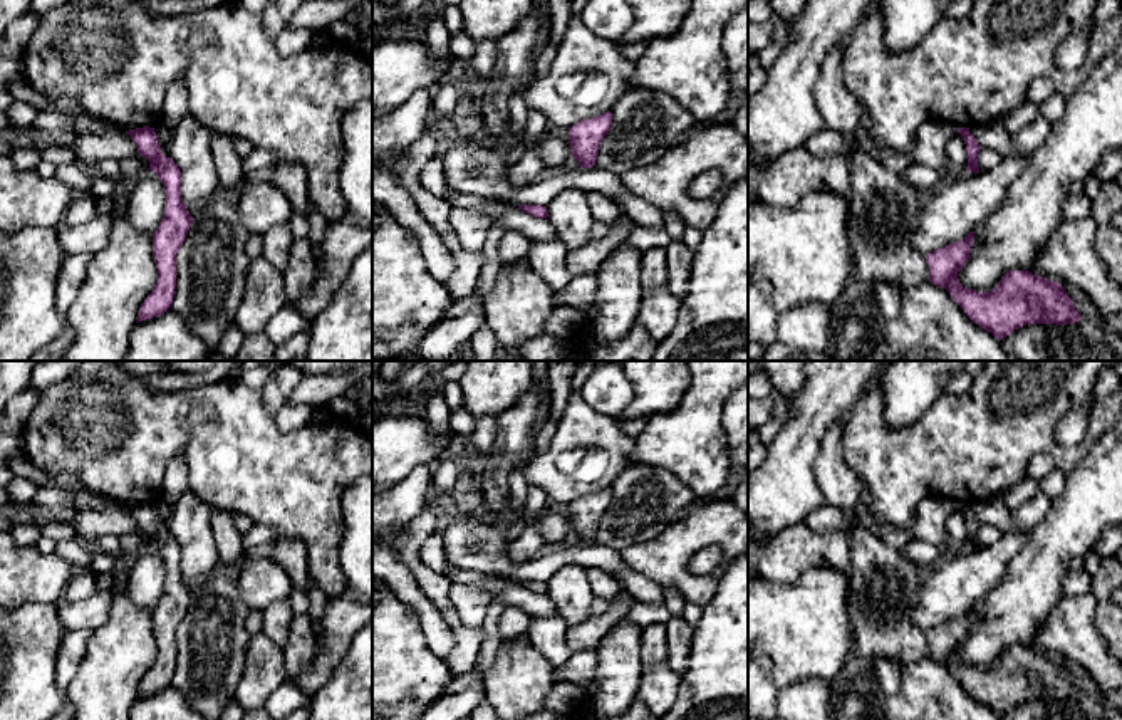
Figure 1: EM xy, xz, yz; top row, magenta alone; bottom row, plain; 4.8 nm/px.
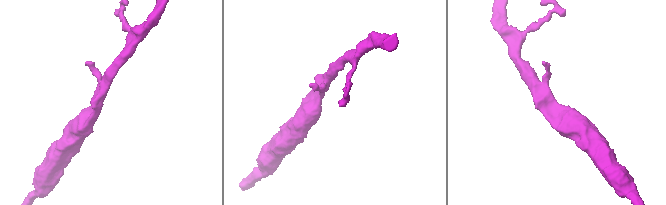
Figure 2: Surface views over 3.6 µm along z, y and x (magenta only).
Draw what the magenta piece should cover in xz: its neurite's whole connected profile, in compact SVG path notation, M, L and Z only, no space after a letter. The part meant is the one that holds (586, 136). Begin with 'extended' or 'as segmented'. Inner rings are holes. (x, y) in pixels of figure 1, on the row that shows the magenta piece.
as segmented; M602 112L592 119L584 119L569 128L569 143L572 148L572 158L579 161L580 168L595 166L600 141L607 134L612 124L612 112Z

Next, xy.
as segmented; M144 126L126 131L138 151L149 161L151 171L164 185L166 206L158 230L153 233L153 258L158 269L158 282L139 307L138 322L164 314L176 289L176 253L183 245L193 217L181 198L181 171L173 158L166 158L158 144L154 128Z

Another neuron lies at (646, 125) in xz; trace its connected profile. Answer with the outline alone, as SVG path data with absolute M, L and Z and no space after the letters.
M629 89L612 106L610 112L612 124L600 141L595 166L610 171L616 176L621 176L632 168L654 163L699 126L694 116L689 114L674 97L647 89Z

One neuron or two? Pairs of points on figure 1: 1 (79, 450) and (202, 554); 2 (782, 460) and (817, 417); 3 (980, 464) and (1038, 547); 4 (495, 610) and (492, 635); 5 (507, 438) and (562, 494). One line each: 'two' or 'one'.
1: two
2: one
3: two
4: one
5: two

